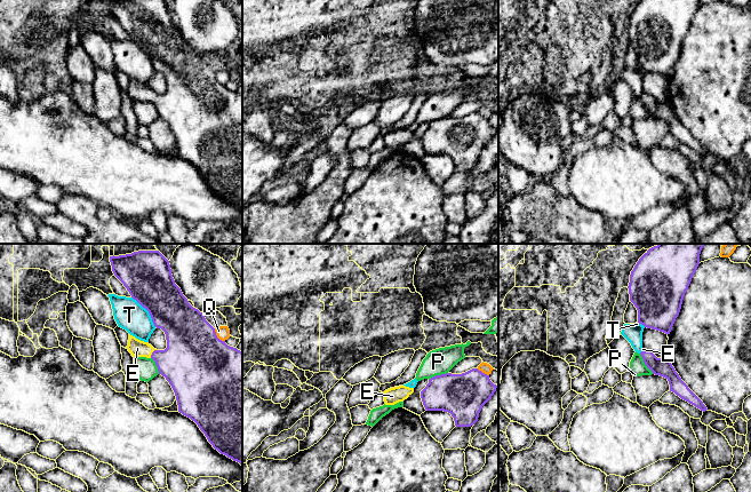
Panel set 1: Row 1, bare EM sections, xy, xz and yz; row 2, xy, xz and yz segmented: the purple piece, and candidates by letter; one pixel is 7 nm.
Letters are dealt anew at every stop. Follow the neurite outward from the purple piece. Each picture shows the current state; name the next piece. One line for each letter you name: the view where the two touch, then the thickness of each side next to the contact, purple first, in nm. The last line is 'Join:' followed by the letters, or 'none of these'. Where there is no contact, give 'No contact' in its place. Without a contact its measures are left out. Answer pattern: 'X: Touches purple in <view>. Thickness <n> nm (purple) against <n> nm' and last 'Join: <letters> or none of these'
E: Touches purple in xy. Thickness 360 nm (purple) against 120 nm
Join: E

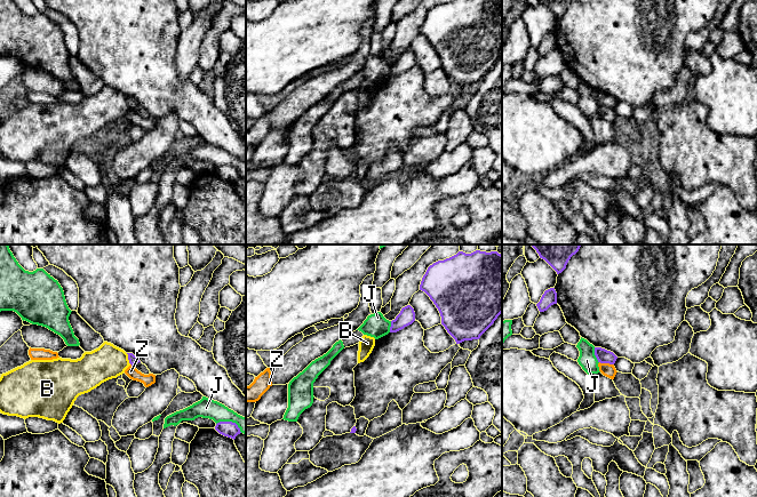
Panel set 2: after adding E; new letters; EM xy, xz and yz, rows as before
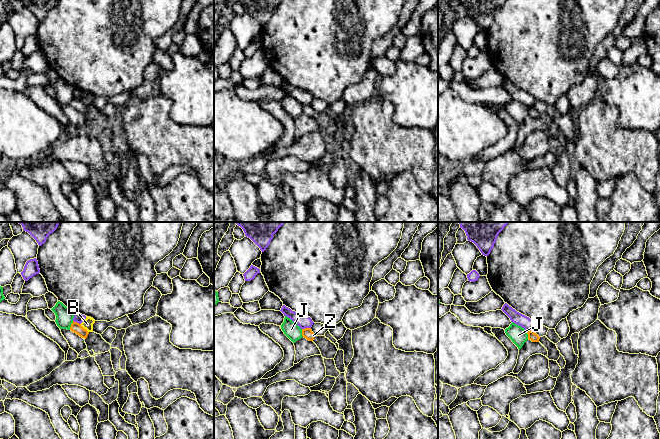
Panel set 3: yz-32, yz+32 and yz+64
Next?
Join: none of these

